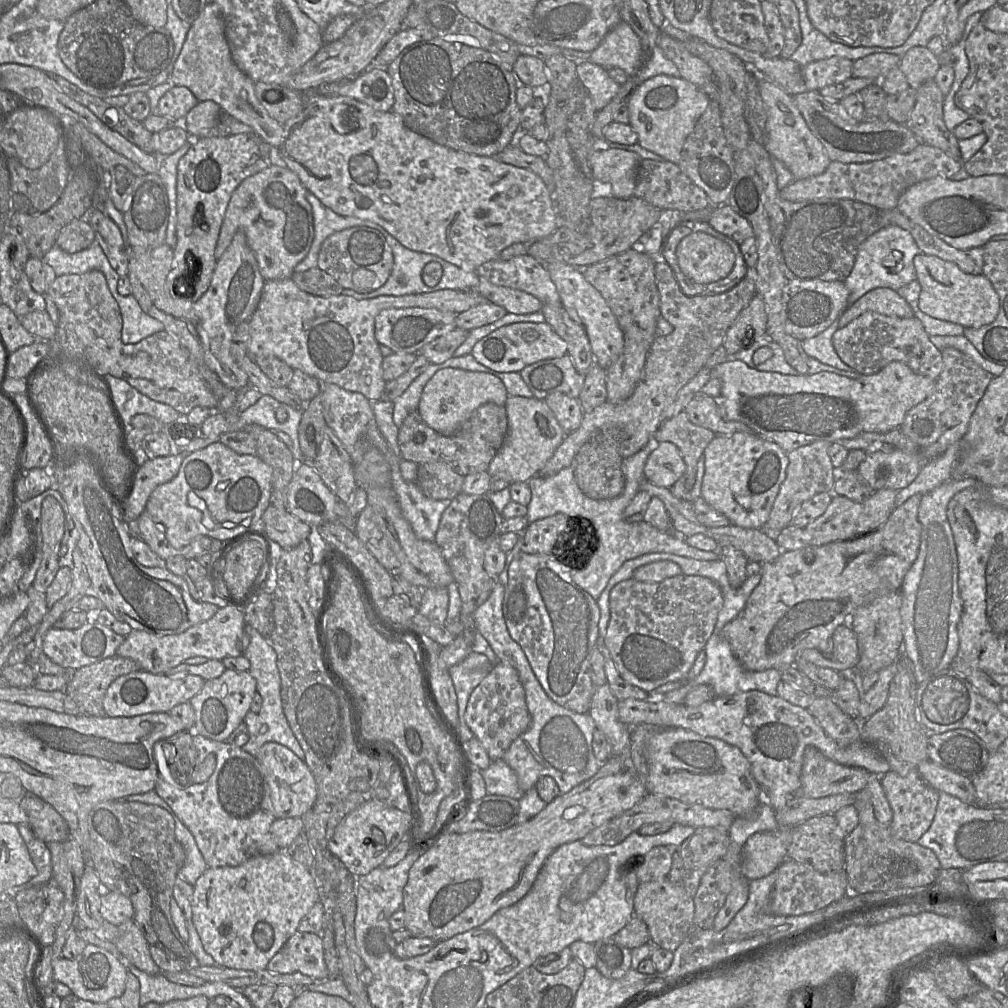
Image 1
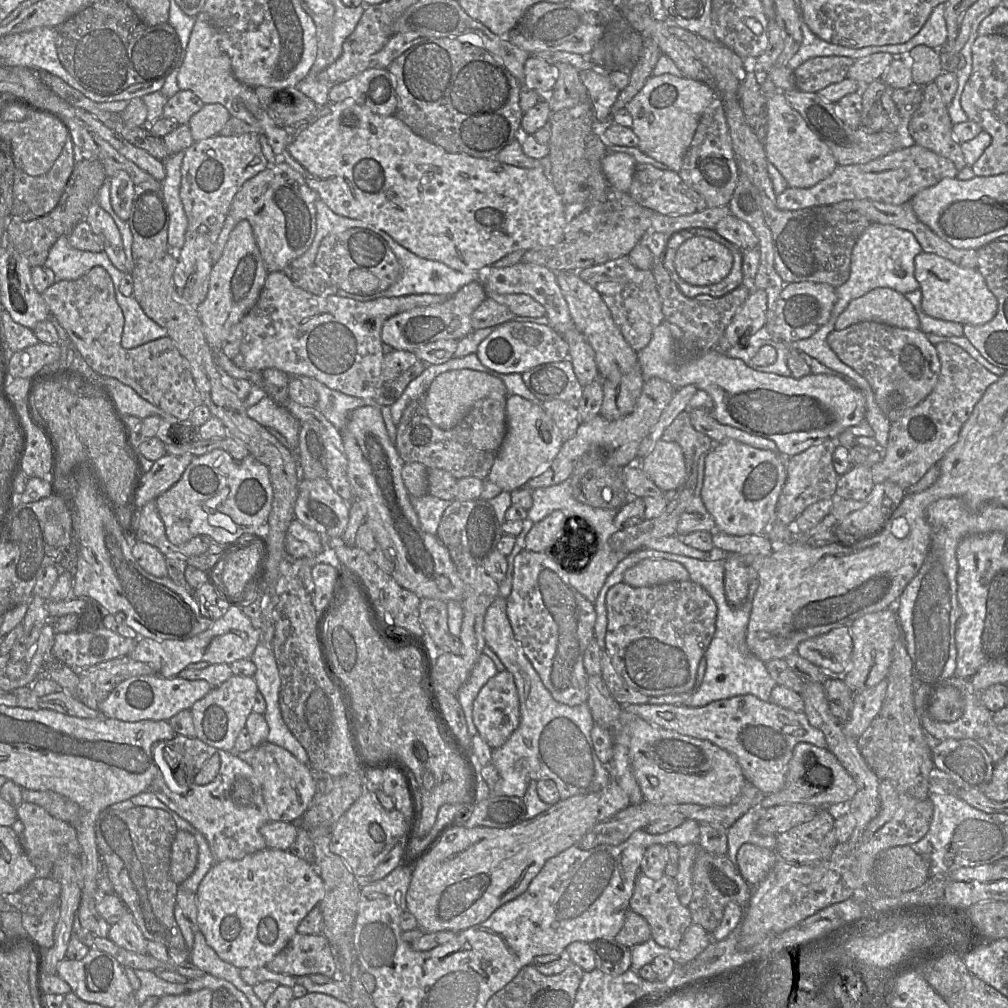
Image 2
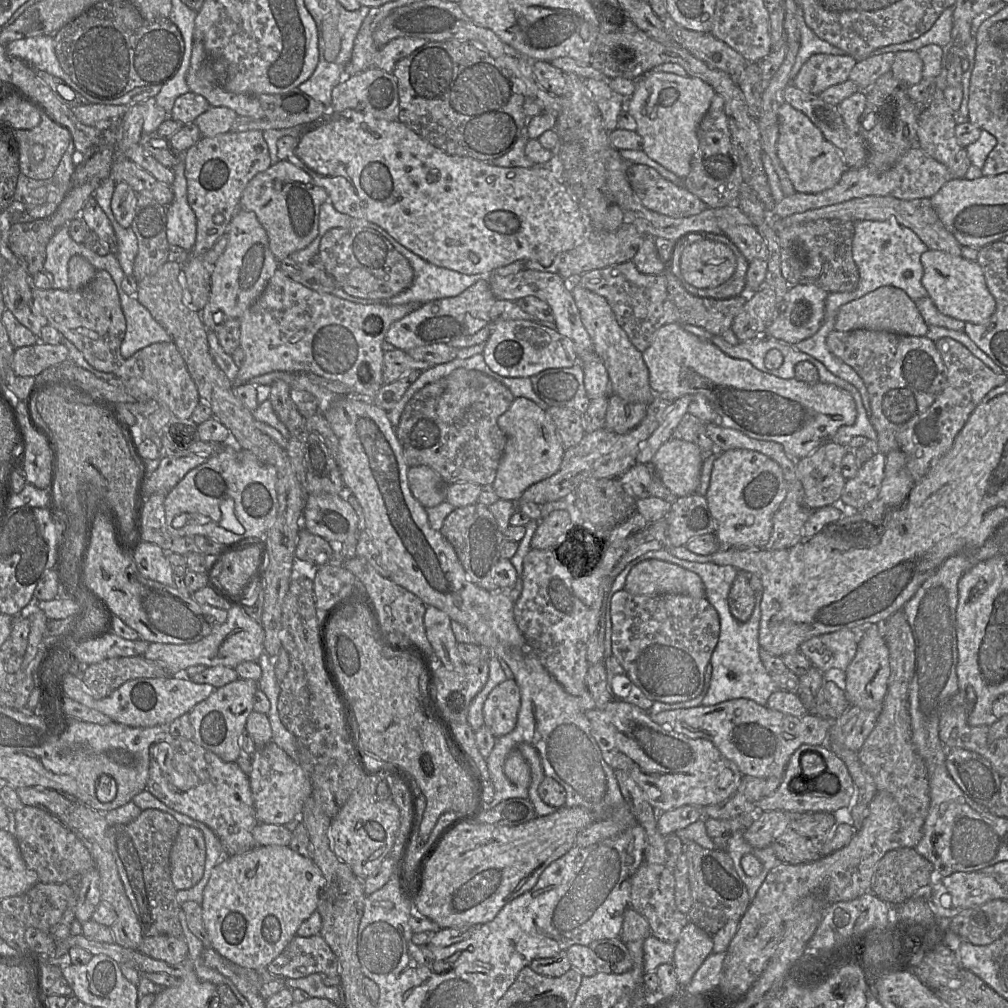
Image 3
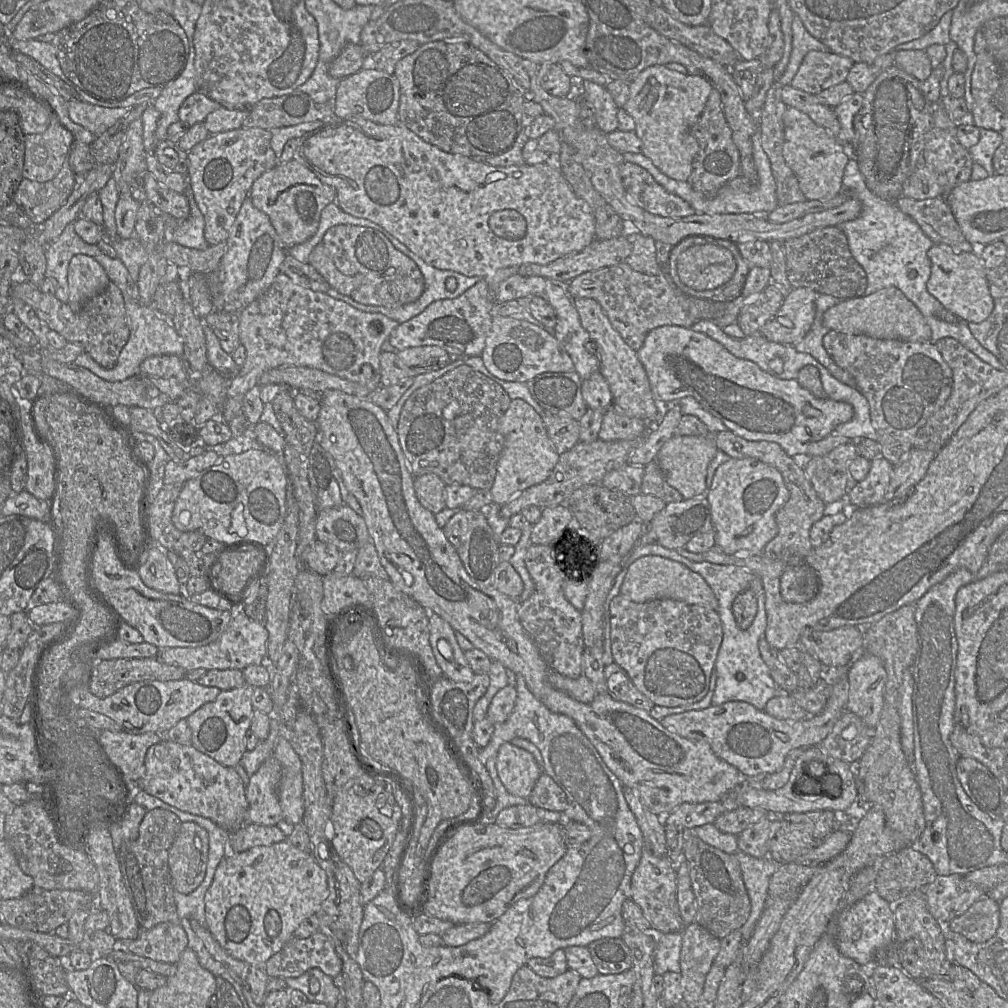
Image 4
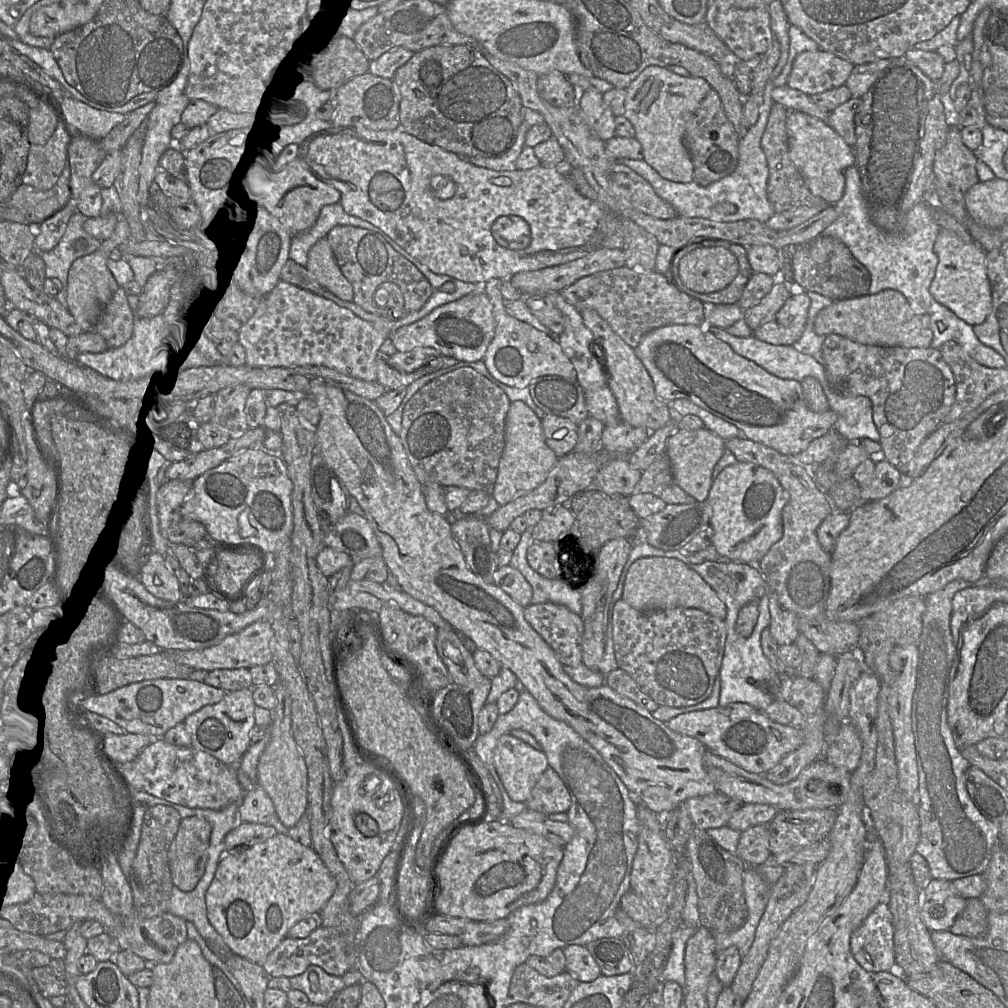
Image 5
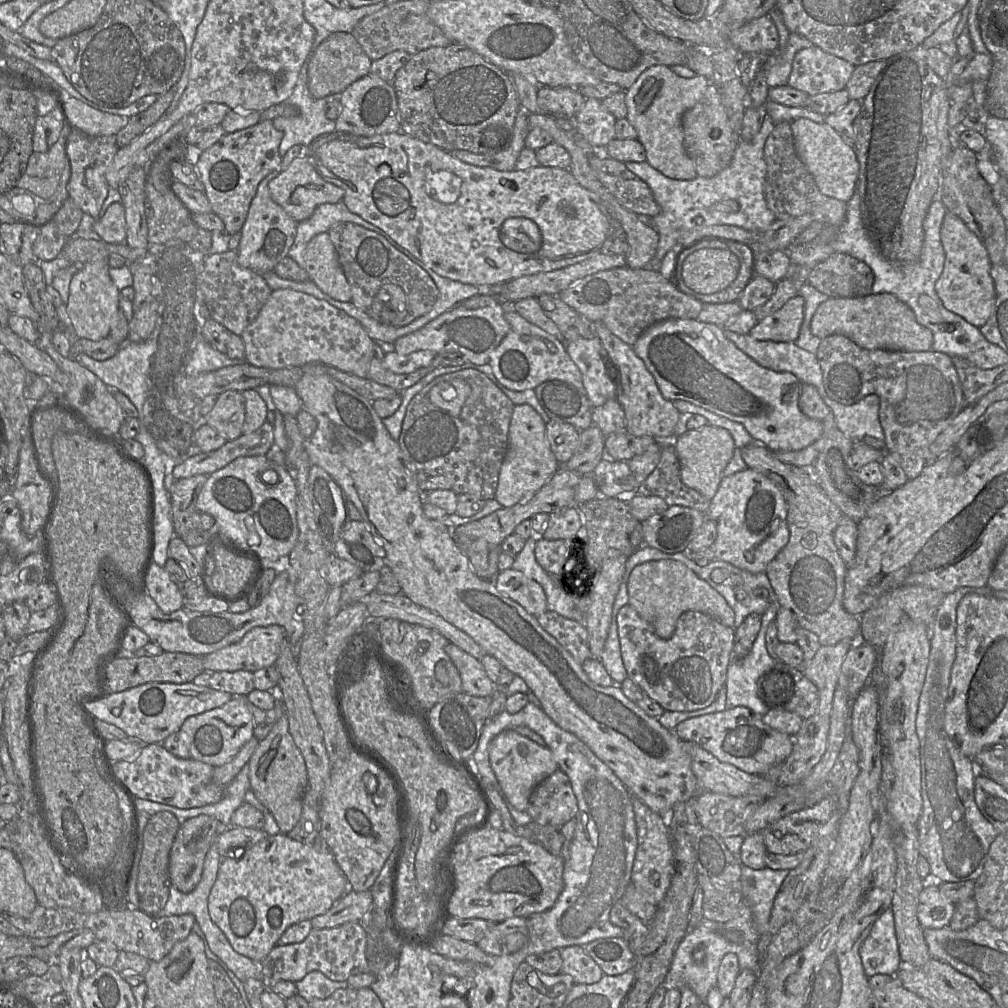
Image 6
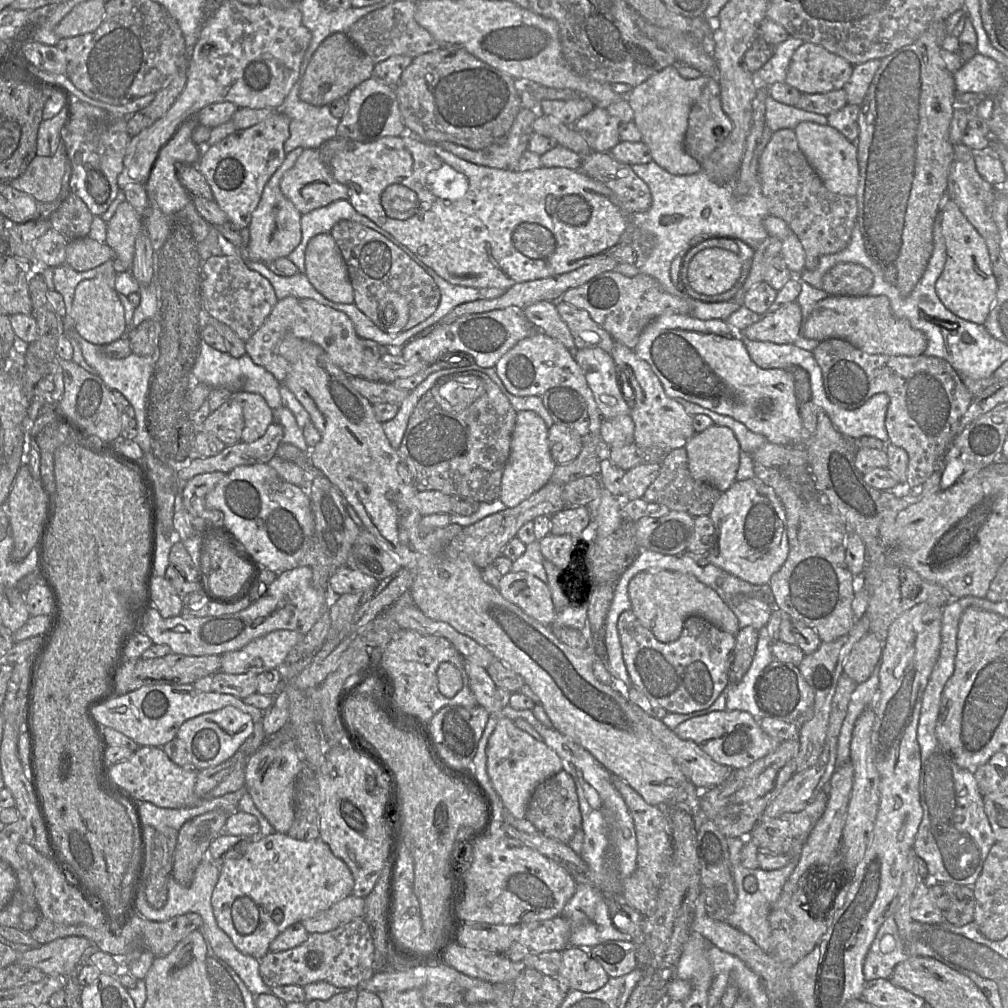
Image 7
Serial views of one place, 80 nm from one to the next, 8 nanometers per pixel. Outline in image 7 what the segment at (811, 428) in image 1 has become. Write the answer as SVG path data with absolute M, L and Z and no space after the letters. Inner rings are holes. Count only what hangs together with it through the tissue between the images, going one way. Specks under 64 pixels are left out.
M663 314L645 327L634 351L650 365L667 396L730 416L752 432L763 435L769 443L803 444L805 429L792 374L784 369L757 366L738 331L725 320Z

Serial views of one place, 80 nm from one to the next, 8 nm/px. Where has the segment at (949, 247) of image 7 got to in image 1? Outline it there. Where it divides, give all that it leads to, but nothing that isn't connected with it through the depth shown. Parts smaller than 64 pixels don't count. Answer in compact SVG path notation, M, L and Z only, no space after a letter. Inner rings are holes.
M926 254L916 255L913 264L921 287L918 306L924 314L974 329L992 323L997 317L999 297L983 274L967 274L952 262Z

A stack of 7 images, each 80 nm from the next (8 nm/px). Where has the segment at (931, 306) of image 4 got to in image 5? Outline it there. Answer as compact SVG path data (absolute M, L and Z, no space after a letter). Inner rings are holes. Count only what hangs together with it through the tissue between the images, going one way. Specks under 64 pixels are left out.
M853 165L845 170L844 194L834 206L838 218L820 236L834 237L843 242L853 256L868 269L871 275L868 295L877 294L886 289L899 291L923 325L932 331L930 347L940 349L944 343L954 341L979 364L989 368L1006 367L1004 358L994 349L981 343L971 325L937 302L929 292L938 264L934 243L941 229L935 219L933 197L925 197L917 203L905 215L895 231L885 231L874 224L870 218L862 194L860 174L857 166Z

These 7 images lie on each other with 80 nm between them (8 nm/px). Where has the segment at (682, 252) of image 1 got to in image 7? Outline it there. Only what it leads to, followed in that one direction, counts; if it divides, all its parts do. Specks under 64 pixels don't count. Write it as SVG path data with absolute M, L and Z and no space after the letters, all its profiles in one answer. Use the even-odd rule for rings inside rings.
M699 244L684 257L680 272L683 289L689 285L707 296L727 292L740 276L741 261L735 253L724 249L699 251Z

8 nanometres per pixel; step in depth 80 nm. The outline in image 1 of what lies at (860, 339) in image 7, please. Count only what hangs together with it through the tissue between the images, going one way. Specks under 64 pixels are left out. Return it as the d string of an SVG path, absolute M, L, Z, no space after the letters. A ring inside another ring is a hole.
M876 288L861 296L849 305L838 319L842 328L865 312L876 312L882 315L911 318L914 312L907 301L891 288Z

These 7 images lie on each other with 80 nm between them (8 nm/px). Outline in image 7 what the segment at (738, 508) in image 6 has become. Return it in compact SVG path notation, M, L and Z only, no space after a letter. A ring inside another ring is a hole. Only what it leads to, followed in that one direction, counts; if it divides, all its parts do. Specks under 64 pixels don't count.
M757 477L735 481L715 502L709 517L715 527L709 563L750 584L769 583L789 553L786 515L775 491Z

